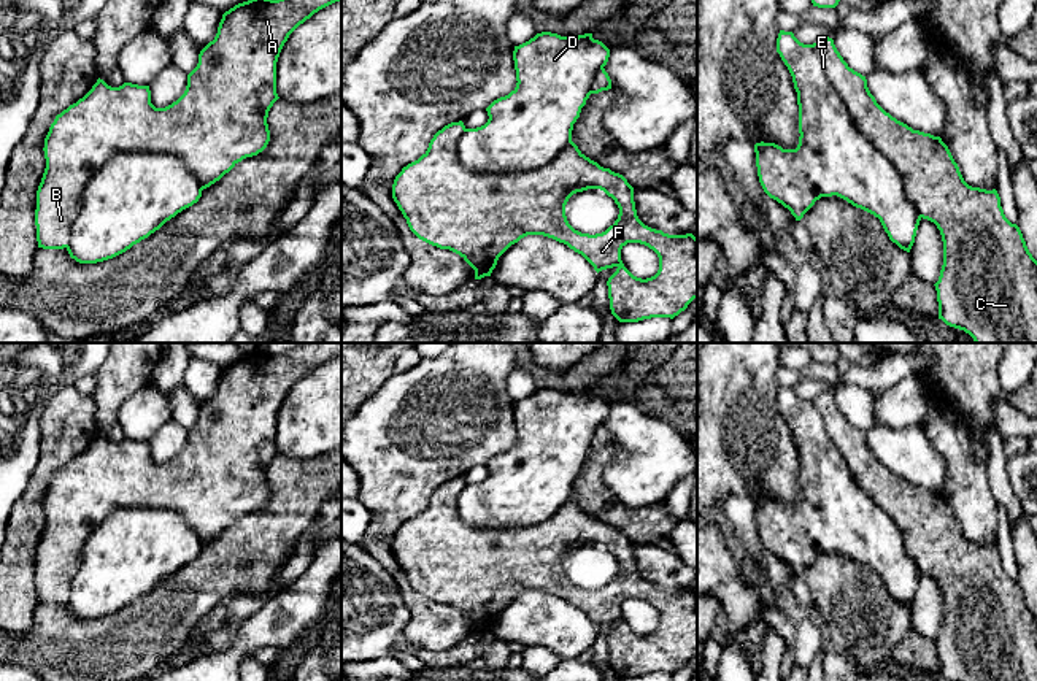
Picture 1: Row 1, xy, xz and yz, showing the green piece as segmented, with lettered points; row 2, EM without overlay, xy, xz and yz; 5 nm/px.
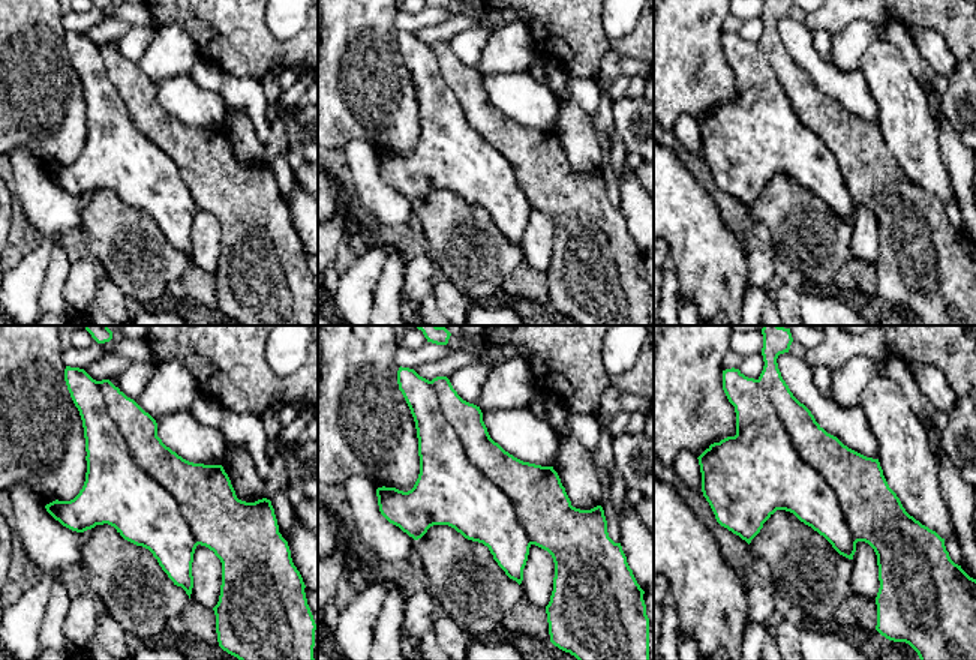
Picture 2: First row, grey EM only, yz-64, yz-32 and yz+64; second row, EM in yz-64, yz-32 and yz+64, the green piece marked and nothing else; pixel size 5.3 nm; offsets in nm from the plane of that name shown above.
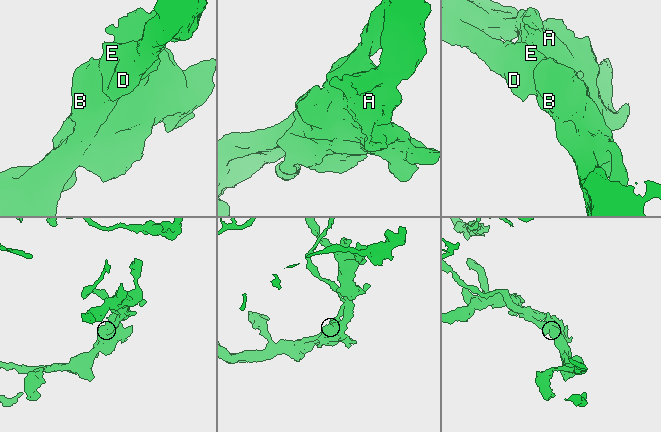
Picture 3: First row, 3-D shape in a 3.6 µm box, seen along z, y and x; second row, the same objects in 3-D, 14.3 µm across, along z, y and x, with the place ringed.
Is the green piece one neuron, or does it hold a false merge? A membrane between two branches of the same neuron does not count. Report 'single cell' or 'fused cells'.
fused cells

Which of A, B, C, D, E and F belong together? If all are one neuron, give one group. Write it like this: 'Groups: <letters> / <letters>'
Groups: A B C F / D E

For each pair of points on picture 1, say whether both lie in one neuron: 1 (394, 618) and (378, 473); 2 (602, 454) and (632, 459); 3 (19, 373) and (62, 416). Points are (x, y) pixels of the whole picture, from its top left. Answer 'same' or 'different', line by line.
1: different
2: different
3: different

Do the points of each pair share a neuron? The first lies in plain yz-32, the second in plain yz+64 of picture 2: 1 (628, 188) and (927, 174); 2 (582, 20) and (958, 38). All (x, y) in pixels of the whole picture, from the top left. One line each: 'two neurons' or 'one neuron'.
1: two neurons
2: one neuron

